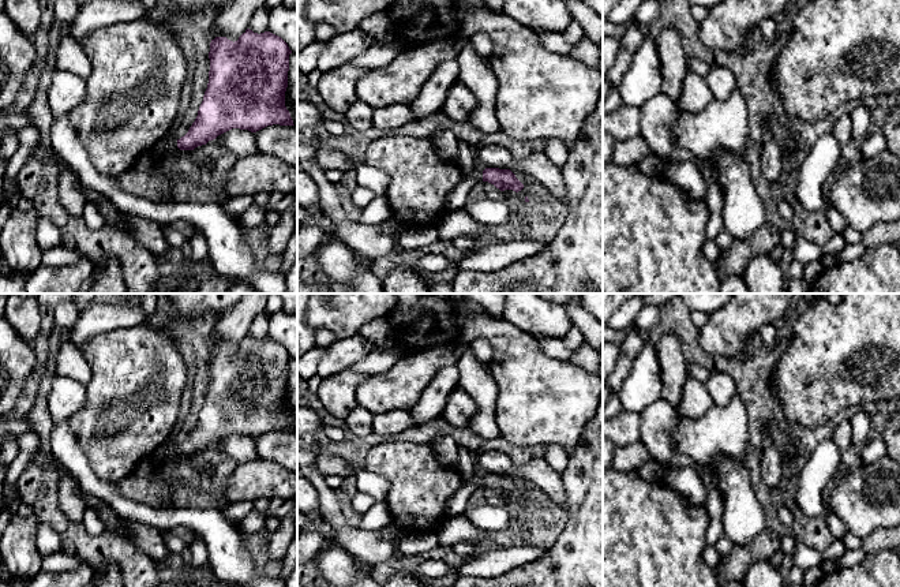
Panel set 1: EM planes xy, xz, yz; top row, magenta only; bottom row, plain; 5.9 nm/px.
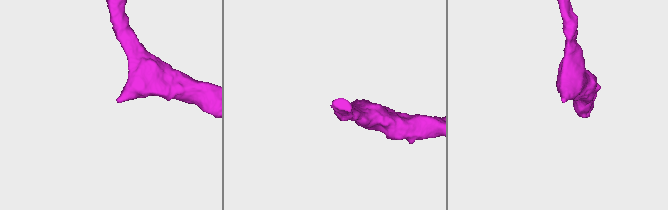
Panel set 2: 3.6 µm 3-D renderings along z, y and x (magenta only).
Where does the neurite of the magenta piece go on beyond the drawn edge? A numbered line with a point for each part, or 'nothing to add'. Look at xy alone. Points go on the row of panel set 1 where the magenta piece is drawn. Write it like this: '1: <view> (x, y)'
1: xy (161, 148)

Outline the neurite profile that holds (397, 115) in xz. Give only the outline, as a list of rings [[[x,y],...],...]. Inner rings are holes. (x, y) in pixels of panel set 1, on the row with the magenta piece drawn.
[[[398,102],[374,111],[374,127],[379,130],[398,128],[415,120],[412,104]]]

